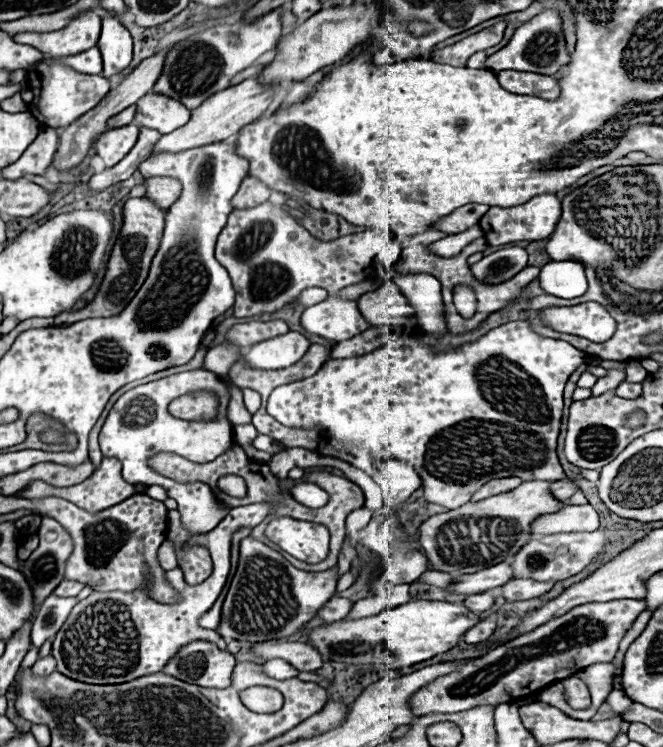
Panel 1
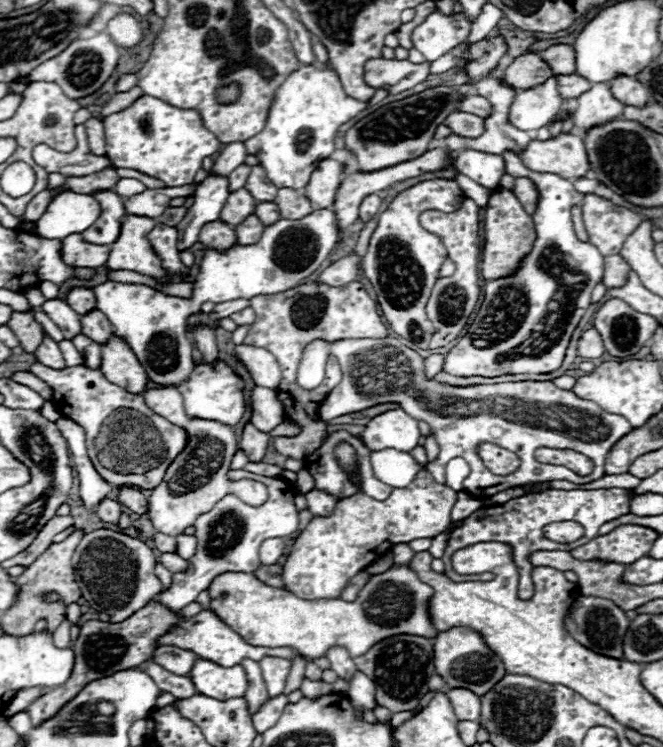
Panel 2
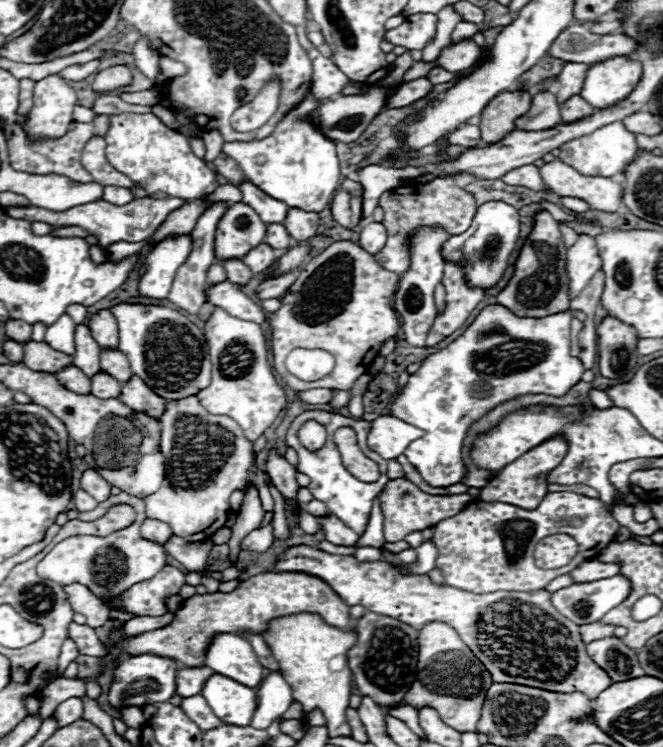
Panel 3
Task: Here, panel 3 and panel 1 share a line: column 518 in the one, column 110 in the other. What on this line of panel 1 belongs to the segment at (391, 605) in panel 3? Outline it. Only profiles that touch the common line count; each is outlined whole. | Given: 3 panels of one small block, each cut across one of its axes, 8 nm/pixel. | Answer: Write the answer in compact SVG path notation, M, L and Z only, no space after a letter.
M270 502L232 508L220 522L220 534L206 532L204 536L192 538L190 544L202 544L210 550L214 570L210 578L196 586L184 582L180 568L168 570L166 580L180 596L176 604L140 600L136 592L122 591L92 592L88 598L80 600L80 604L76 604L76 608L72 610L72 614L68 616L68 620L52 642L52 656L58 662L56 670L72 680L86 684L124 684L140 676L160 672L182 646L194 640L206 640L216 644L220 650L226 650L226 642L222 640L222 636L216 630L212 632L200 628L198 618L216 602L226 584L230 572L232 534L240 528L254 528L270 514L270 510Z

